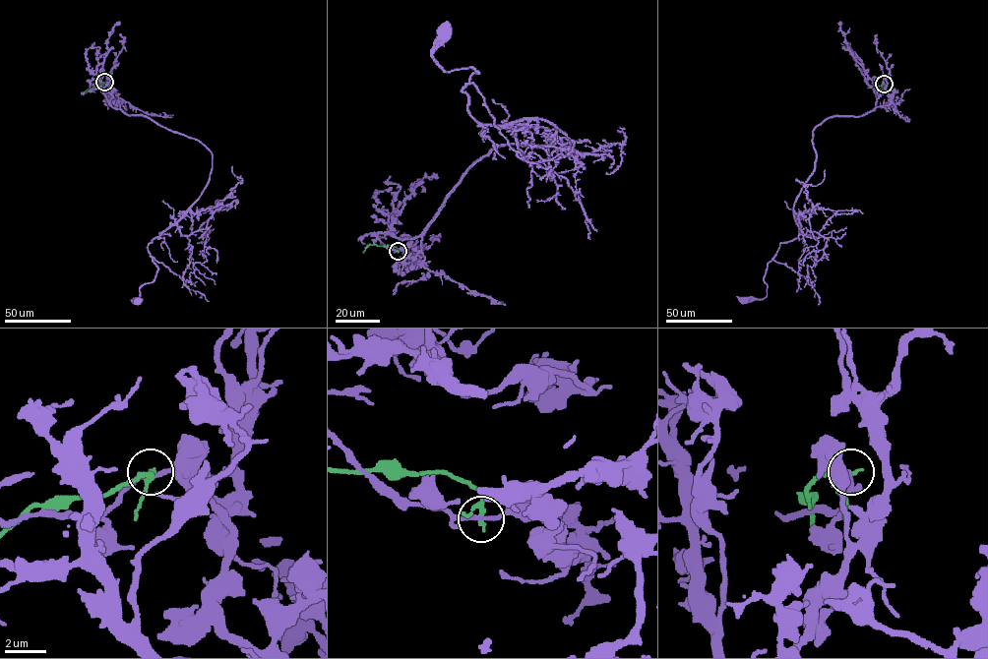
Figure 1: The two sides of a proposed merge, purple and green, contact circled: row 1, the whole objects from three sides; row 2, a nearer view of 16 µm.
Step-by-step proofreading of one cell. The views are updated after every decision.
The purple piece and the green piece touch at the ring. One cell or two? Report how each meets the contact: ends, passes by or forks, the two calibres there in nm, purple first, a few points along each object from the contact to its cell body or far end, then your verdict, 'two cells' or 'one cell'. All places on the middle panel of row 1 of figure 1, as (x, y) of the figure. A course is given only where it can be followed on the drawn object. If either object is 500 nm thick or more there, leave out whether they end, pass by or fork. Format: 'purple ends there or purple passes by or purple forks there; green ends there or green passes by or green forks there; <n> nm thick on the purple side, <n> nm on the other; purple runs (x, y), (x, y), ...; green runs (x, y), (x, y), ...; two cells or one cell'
purple passes by; green passes by; 240 nm thick on the purple side, 190 nm on the other; purple runs (398, 251), (494, 149), (576, 156), (548, 121), (478, 122), (462, 89), (477, 72), (433, 56), (444, 33); green runs (398, 251), (394, 246), (369, 244), (362, 253); two cells

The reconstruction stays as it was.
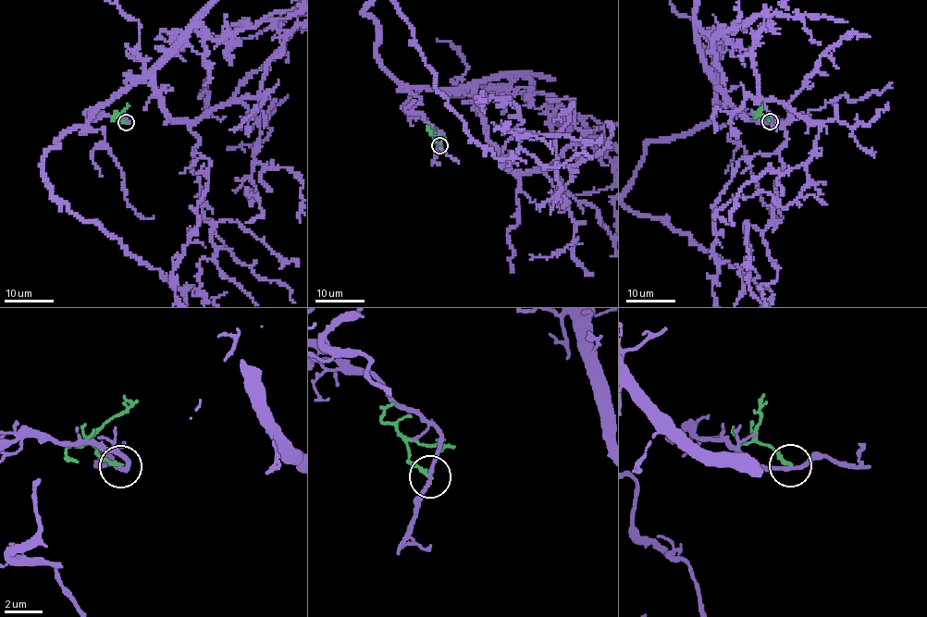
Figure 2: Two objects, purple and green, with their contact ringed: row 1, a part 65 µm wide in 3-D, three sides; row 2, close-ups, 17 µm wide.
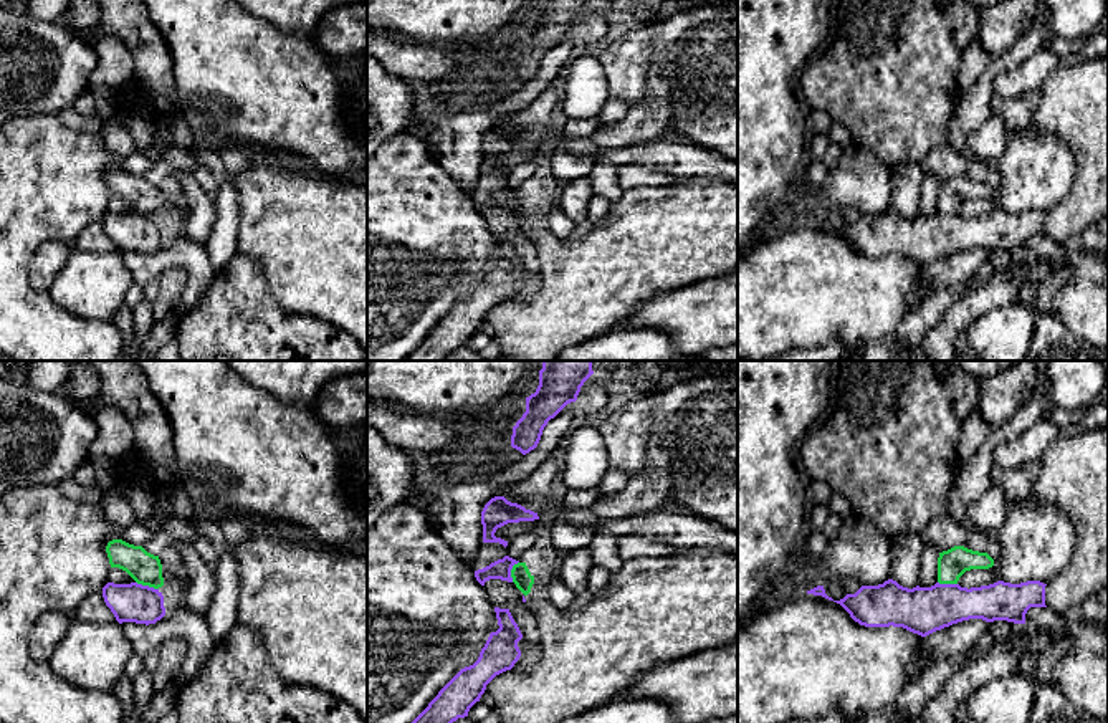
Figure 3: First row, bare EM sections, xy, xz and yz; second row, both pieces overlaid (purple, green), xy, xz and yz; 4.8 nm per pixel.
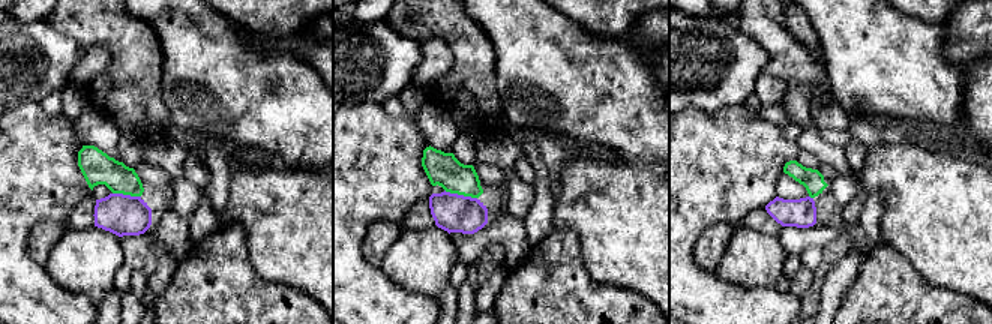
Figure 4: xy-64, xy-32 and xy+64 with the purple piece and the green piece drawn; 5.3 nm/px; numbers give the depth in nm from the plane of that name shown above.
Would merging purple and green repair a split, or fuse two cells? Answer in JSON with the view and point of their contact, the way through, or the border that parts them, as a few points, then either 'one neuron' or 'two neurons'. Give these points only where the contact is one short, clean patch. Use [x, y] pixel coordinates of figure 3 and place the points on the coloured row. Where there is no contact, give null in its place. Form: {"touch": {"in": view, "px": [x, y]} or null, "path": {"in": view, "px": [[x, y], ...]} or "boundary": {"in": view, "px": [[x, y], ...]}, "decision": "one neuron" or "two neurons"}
{"touch": {"in": "xy", "px": [148, 586]}, "boundary": {"in": "xy", "px": [[136, 581], [157, 589]]}, "decision": "two neurons"}

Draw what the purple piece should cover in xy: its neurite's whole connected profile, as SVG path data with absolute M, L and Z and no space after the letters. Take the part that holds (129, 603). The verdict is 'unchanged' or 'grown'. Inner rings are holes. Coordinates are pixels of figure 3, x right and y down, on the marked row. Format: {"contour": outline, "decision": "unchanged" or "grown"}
{"contour": "M107 582L103 587L103 597L119 624L136 622L149 625L165 615L162 592L149 586Z", "decision": "unchanged"}

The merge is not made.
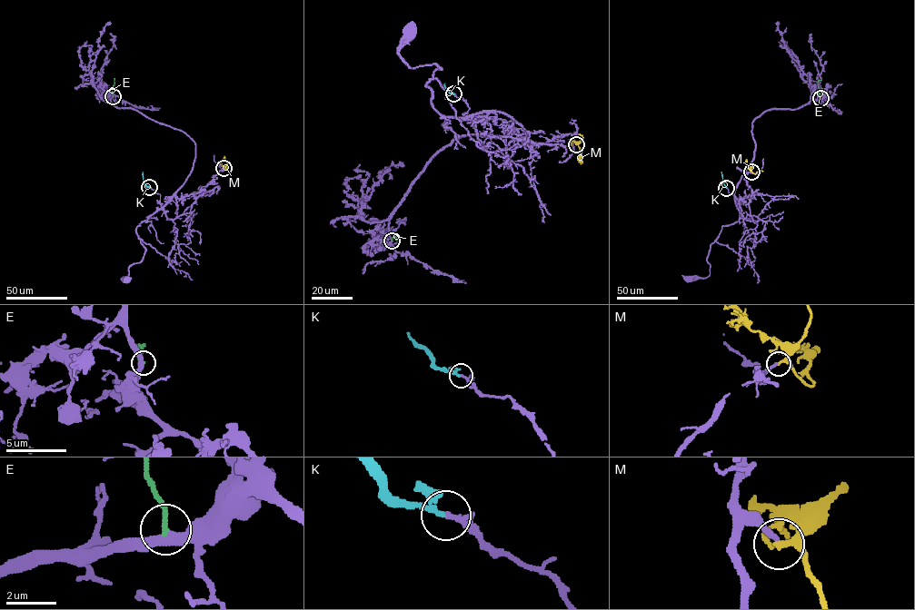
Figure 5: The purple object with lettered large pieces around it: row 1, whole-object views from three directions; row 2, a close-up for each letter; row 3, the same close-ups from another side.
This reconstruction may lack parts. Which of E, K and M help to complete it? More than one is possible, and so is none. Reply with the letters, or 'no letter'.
K

